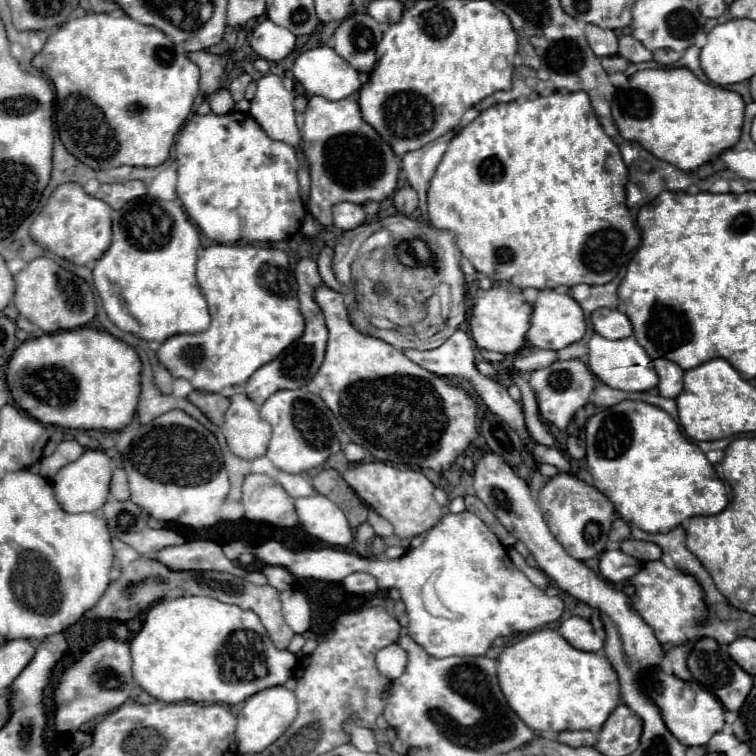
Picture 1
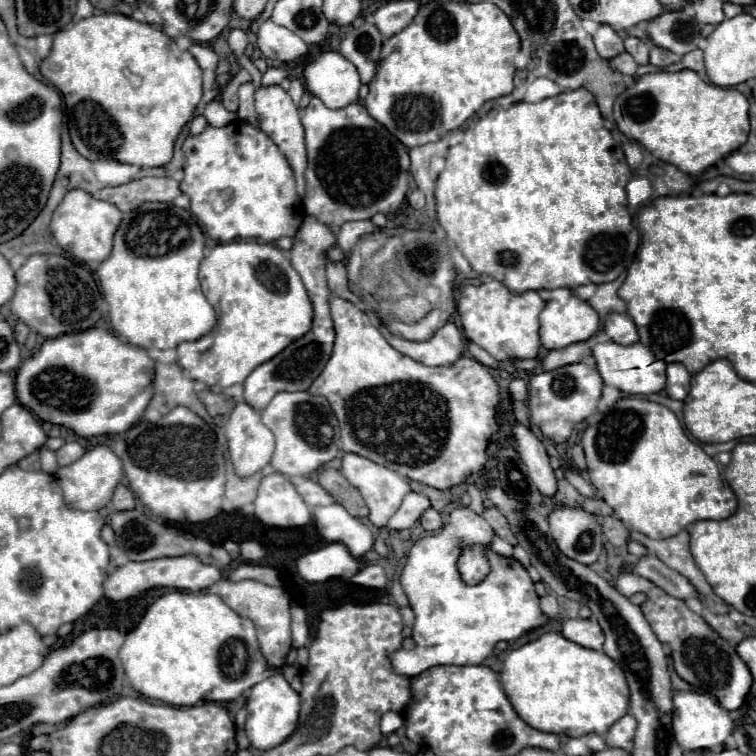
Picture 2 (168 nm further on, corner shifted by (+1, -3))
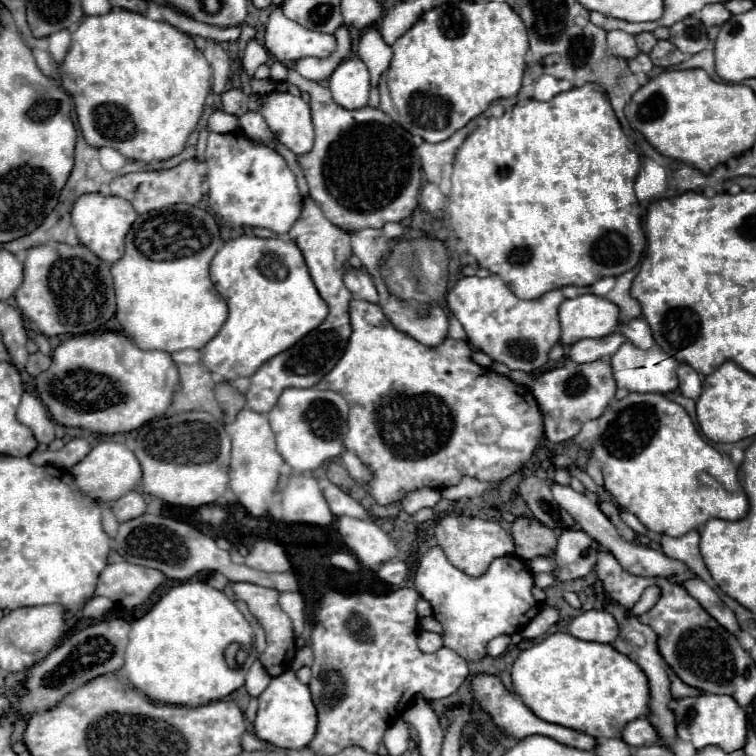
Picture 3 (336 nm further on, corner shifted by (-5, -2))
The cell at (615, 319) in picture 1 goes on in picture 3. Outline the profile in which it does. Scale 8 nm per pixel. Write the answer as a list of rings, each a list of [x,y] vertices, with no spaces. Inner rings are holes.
[[[636,317],[636,319],[630,319],[628,323],[622,325],[622,331],[620,331],[632,345],[640,347],[640,349],[648,349],[654,345],[654,339],[650,335],[650,327],[644,319]]]

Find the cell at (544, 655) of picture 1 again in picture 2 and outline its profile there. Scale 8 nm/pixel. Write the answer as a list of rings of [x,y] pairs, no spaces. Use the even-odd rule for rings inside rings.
[[[546,632],[538,640],[532,640],[512,650],[504,660],[500,680],[518,716],[528,726],[542,732],[554,732],[562,736],[584,736],[584,732],[606,734],[608,728],[628,712],[630,706],[628,682],[622,668],[604,652],[590,650],[576,642],[570,642],[558,632]]]

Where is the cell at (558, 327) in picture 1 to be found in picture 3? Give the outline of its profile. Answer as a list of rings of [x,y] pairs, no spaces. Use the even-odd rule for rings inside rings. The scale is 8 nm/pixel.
[[[586,293],[562,301],[558,309],[560,343],[572,345],[586,337],[606,337],[618,327],[618,307],[604,297]]]

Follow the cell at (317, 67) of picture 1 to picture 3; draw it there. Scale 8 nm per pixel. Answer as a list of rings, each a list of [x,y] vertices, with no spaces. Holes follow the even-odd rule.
[[[344,59],[328,77],[334,101],[344,109],[360,109],[368,103],[370,77],[360,59]]]

